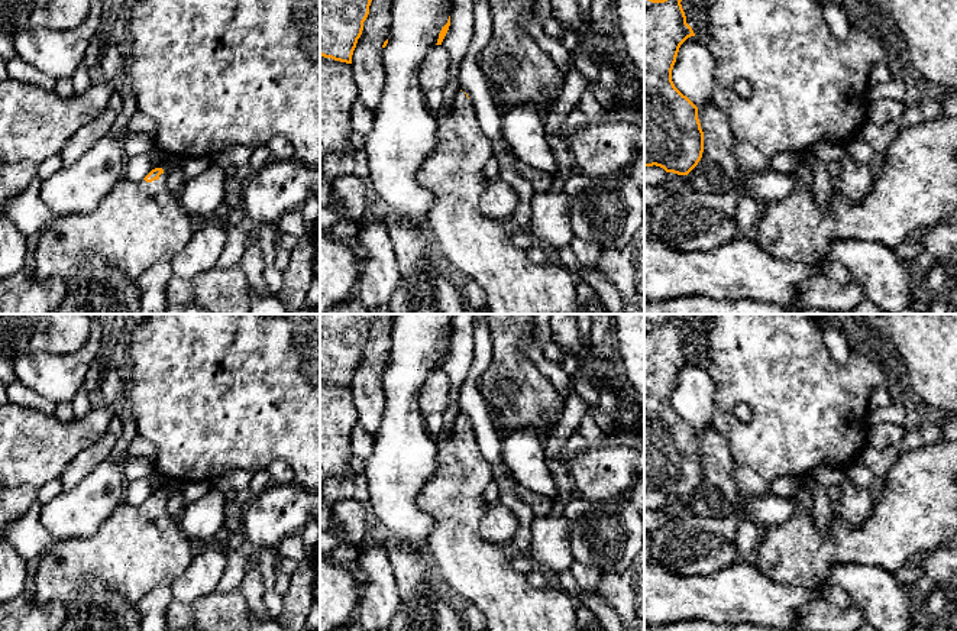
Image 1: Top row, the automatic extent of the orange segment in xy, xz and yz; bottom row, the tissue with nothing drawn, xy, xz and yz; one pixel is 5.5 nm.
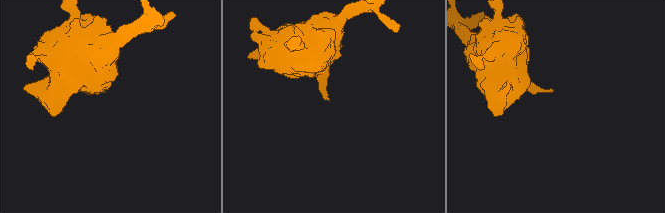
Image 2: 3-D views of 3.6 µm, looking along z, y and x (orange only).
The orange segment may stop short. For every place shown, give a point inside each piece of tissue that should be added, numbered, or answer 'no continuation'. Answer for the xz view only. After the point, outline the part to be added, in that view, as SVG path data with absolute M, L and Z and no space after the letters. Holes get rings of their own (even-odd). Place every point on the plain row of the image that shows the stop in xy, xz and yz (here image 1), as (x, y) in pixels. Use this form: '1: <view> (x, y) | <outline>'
1: xz (478, 570) | M459 415L450 433L437 437L437 469L417 496L417 505L434 520L434 527L427 538L427 550L434 557L443 579L463 599L479 608L485 618L485 631L583 631L576 624L578 605L568 592L553 582L546 589L531 588L526 575L510 564L514 551L481 537L479 522L491 505L484 499L484 491L492 480L492 466L482 456L471 423Z

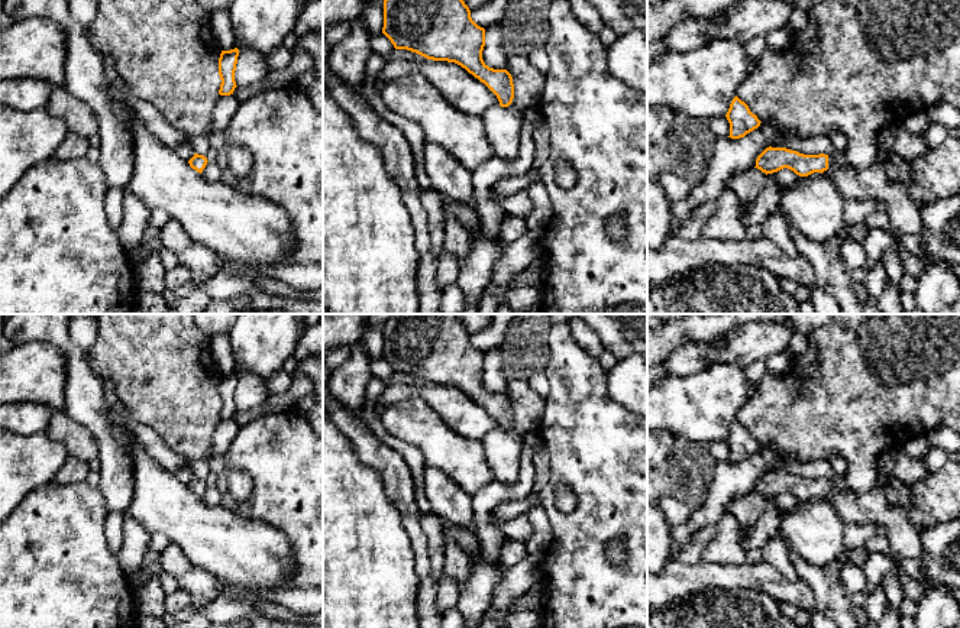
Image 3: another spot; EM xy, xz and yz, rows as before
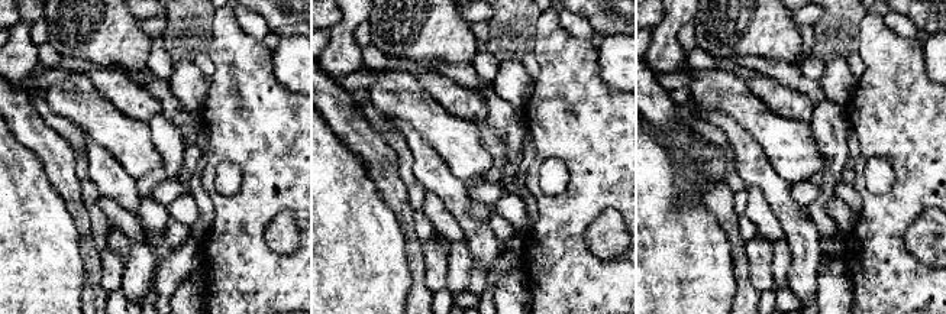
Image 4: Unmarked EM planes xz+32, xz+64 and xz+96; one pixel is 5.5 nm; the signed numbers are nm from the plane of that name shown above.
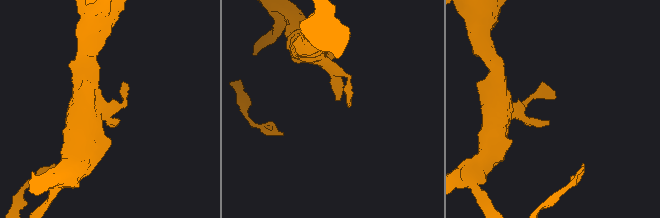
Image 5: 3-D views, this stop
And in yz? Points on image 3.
1: yz (872, 507) | M883 453L877 459L877 485L866 493L840 491L834 479L828 480L828 496L844 524L873 522L883 528L892 550L904 560L918 559L924 553L921 532L909 522L908 508L888 504L885 488L892 479L892 456Z

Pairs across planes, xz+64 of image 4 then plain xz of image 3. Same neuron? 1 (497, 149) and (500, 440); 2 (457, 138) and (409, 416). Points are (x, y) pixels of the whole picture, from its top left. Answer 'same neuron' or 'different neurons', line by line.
1: same neuron
2: same neuron

